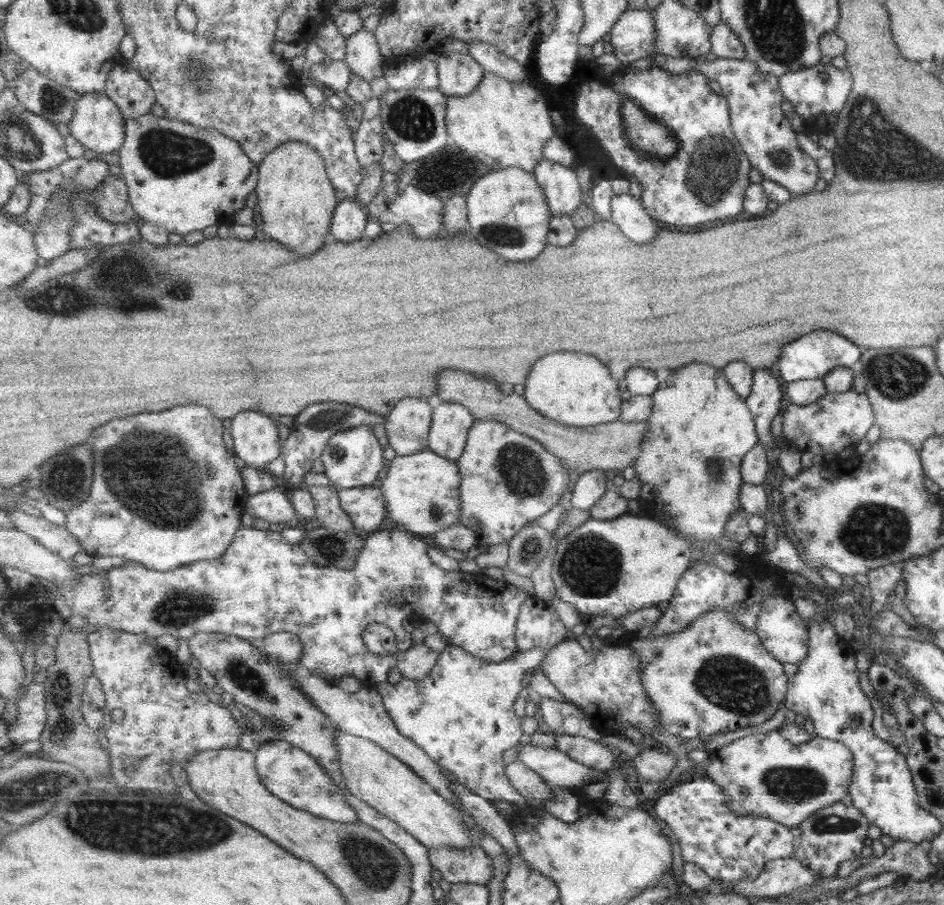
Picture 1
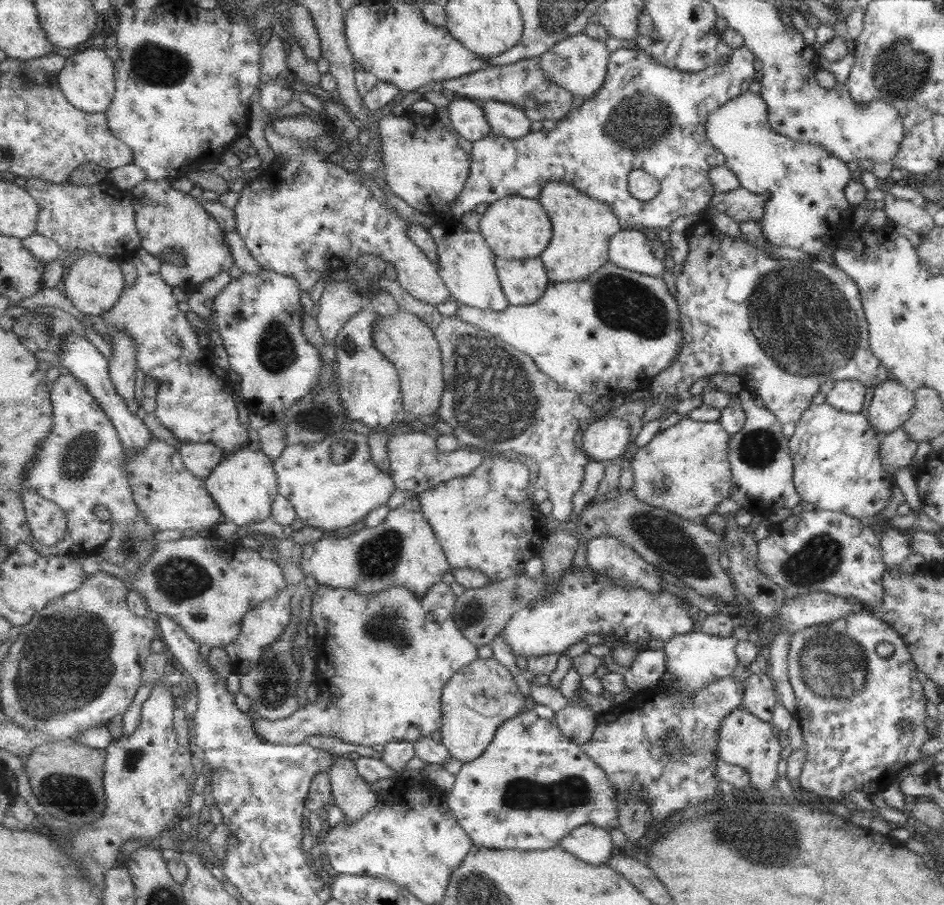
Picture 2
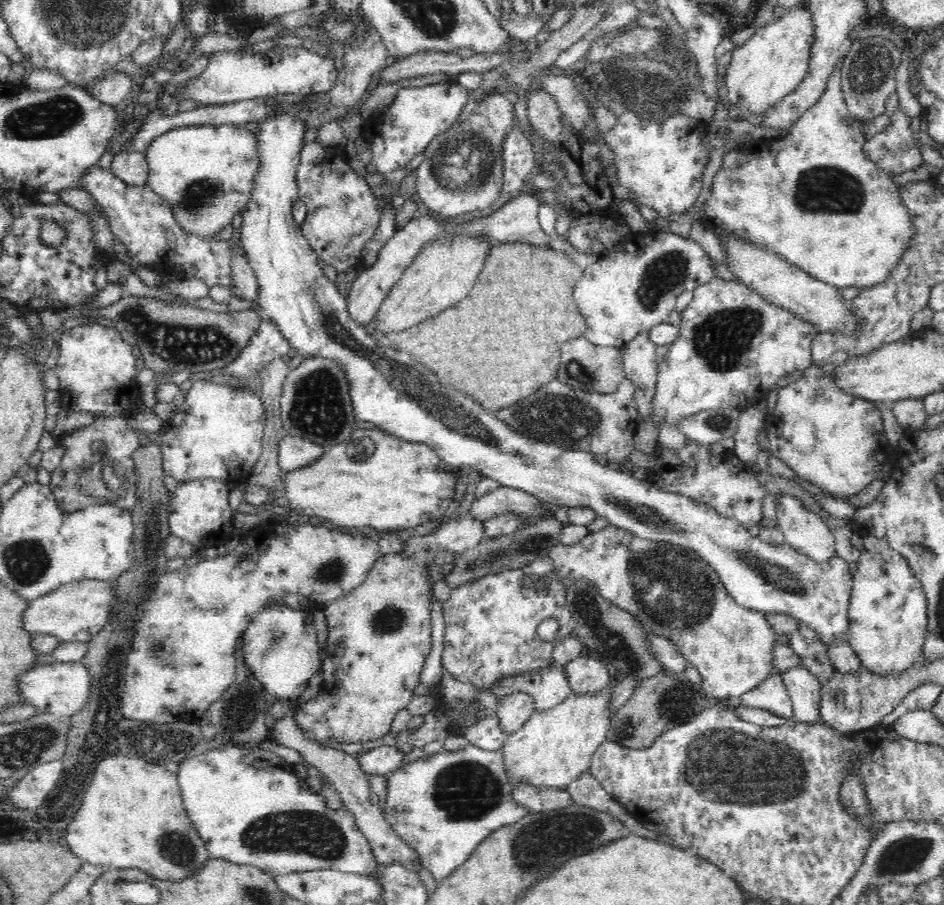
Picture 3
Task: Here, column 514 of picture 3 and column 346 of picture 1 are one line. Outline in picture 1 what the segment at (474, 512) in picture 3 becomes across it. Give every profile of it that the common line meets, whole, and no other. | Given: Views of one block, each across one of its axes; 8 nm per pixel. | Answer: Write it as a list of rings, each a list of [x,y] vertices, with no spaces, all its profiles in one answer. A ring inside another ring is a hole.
[[[381,487],[339,488],[339,496],[342,509],[360,532],[375,532],[388,514]]]

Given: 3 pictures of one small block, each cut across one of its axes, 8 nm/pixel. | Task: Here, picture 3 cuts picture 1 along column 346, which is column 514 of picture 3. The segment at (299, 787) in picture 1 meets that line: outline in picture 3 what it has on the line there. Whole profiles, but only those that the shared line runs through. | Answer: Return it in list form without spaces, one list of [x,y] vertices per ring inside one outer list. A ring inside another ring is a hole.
[[[466,743],[460,750],[444,749],[430,758],[420,757],[389,773],[387,778],[385,820],[400,840],[416,852],[421,868],[426,868],[438,885],[464,861],[468,861],[476,847],[492,832],[507,824],[514,824],[530,813],[526,805],[514,799],[502,749],[485,749]]]

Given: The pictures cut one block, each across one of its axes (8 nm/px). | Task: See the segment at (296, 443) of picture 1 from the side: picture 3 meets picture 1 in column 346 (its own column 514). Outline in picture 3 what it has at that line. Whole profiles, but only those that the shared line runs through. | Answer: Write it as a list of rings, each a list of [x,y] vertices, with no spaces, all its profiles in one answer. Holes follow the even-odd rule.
[[[554,380],[554,382],[548,382],[544,388],[540,388],[538,392],[534,392],[532,396],[495,411],[495,417],[516,432],[537,441],[560,445],[566,449],[606,454],[608,462],[620,462],[630,456],[630,452],[635,449],[634,435],[640,423],[637,406],[633,402],[635,389],[632,387],[631,382],[626,380],[613,393],[607,394],[579,391],[568,384],[563,384],[560,380]]]

